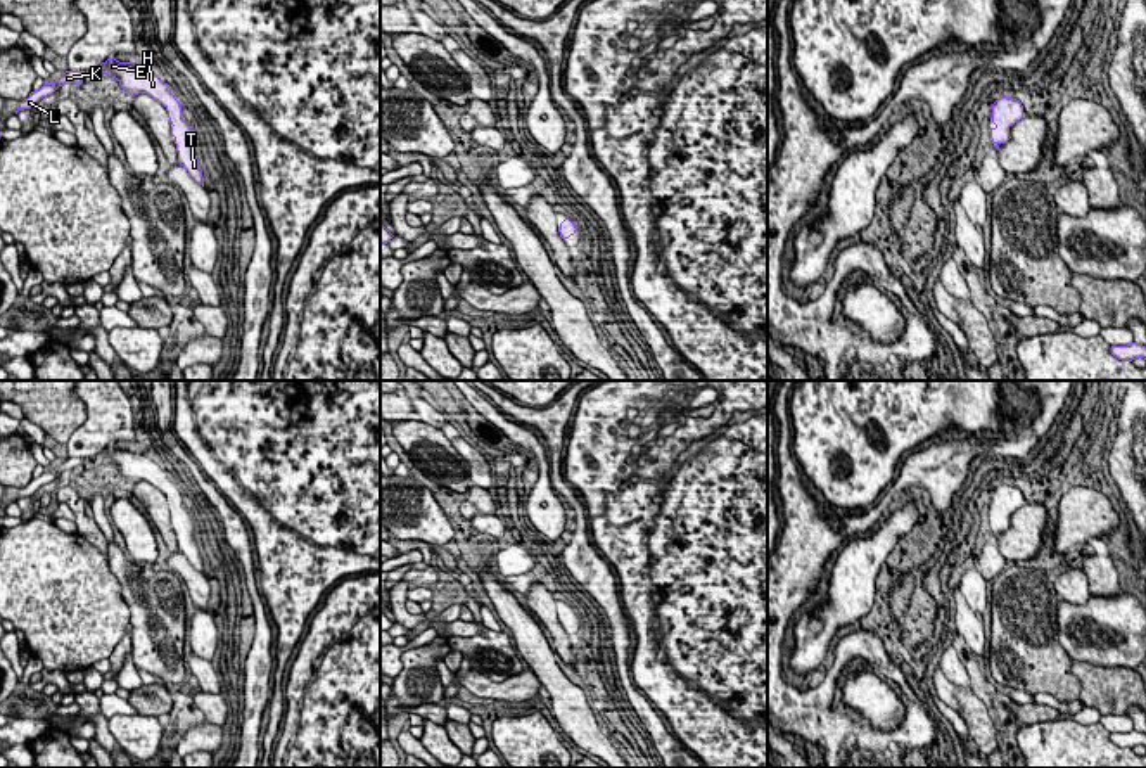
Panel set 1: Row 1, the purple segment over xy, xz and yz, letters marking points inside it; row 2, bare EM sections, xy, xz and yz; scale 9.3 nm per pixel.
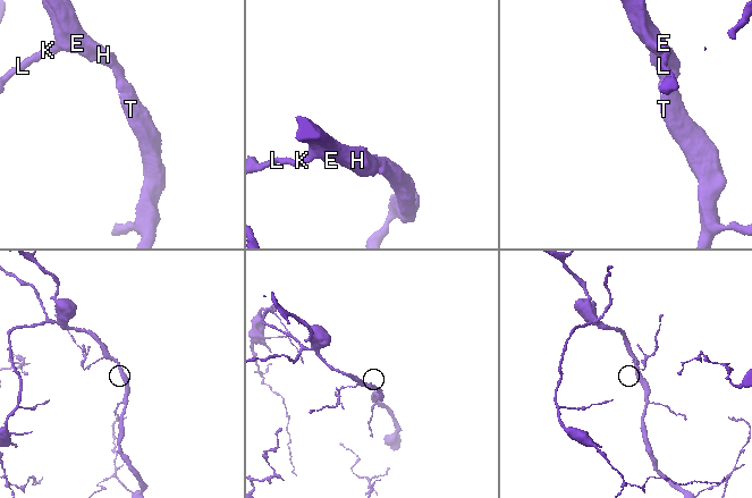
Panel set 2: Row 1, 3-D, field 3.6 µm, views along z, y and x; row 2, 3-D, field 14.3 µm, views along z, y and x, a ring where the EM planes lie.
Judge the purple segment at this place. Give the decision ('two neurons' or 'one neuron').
one neuron

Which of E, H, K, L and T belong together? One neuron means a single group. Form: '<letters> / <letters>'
E H K L T

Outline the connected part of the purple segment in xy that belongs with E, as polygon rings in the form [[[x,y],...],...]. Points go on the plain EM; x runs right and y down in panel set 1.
[[[114,445],[107,446],[99,455],[104,458],[104,462],[116,465],[121,476],[126,477],[131,484],[138,481],[147,481],[166,495],[168,505],[173,512],[171,522],[175,524],[178,550],[199,573],[204,574],[201,550],[195,543],[197,533],[192,531],[195,528],[195,517],[192,517],[185,510],[181,502],[181,491],[171,481],[169,472],[161,469],[143,453],[133,450],[119,450]]]

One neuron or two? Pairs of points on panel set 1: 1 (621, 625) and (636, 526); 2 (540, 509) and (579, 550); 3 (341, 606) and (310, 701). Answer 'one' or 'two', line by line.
1: two
2: two
3: one

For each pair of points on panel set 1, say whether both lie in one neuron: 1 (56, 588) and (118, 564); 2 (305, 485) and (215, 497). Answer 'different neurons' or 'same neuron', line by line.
1: different neurons
2: different neurons

